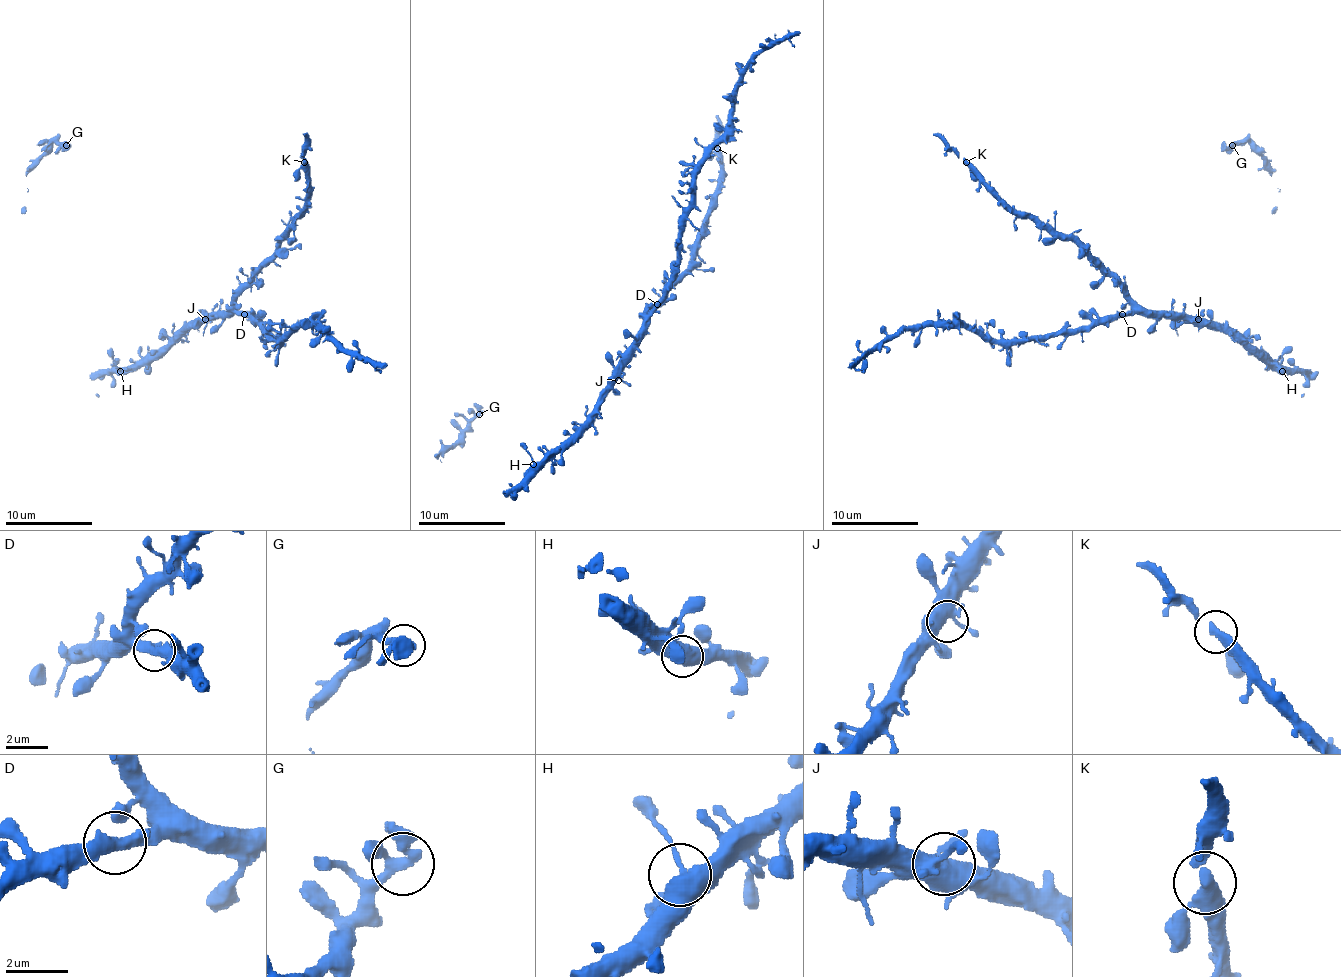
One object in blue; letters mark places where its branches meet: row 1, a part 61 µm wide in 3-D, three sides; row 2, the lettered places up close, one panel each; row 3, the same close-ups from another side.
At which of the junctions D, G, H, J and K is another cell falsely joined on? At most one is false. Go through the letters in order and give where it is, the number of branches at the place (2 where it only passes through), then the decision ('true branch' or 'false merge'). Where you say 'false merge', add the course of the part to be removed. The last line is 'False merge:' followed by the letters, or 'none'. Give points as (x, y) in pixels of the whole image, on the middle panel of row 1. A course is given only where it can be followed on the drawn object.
D: (657, 304) | 3 | true branch
G: (479, 414) | 3 | true branch
H: (533, 464) | 3 | true branch
J: (618, 380) | 5 | true branch
K: (717, 148) | 3 | true branch
False merge: none

